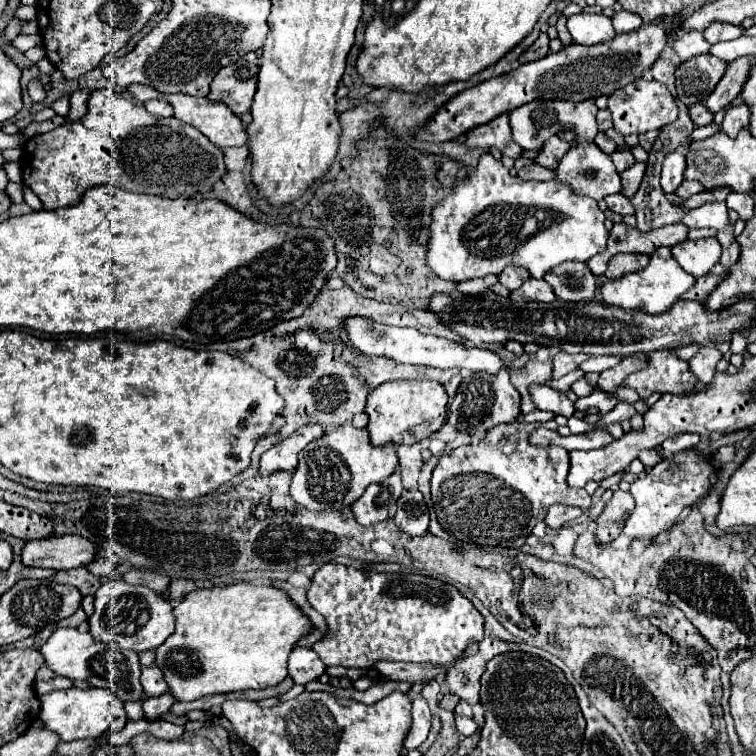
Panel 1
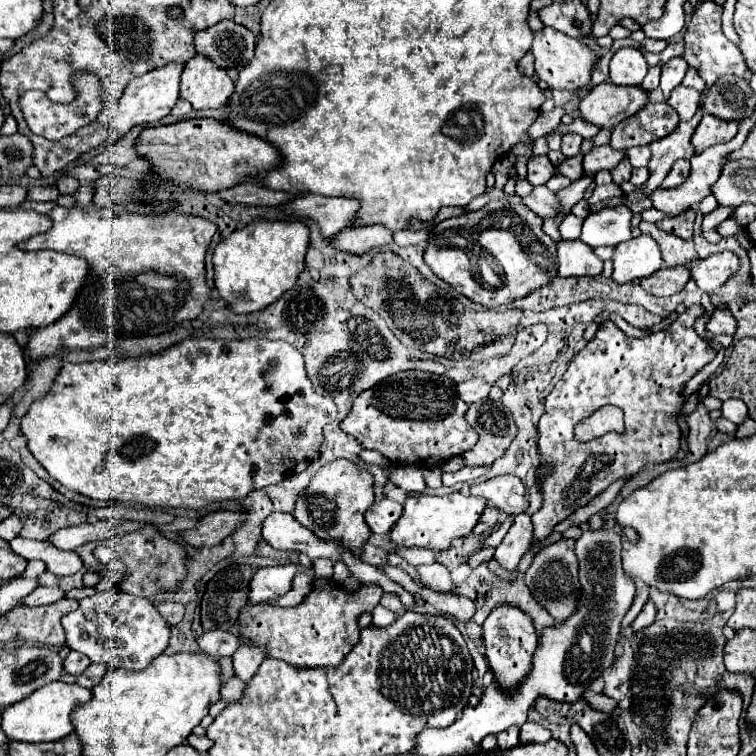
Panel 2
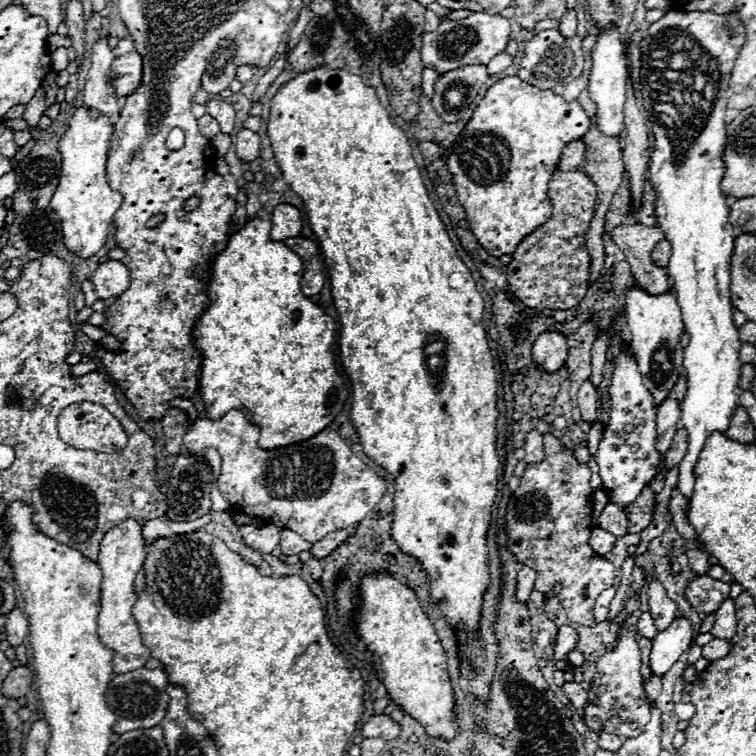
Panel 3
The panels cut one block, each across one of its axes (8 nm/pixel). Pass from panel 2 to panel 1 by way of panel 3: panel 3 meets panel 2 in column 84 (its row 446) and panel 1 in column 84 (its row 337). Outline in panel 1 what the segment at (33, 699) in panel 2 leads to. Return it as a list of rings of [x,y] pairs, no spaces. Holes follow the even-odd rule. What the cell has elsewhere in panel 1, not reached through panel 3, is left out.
[[[68,688],[40,696],[40,718],[46,728],[56,732],[62,740],[80,740],[80,738],[100,738],[108,732],[118,732],[126,726],[128,716],[124,704],[108,690],[102,688]]]

